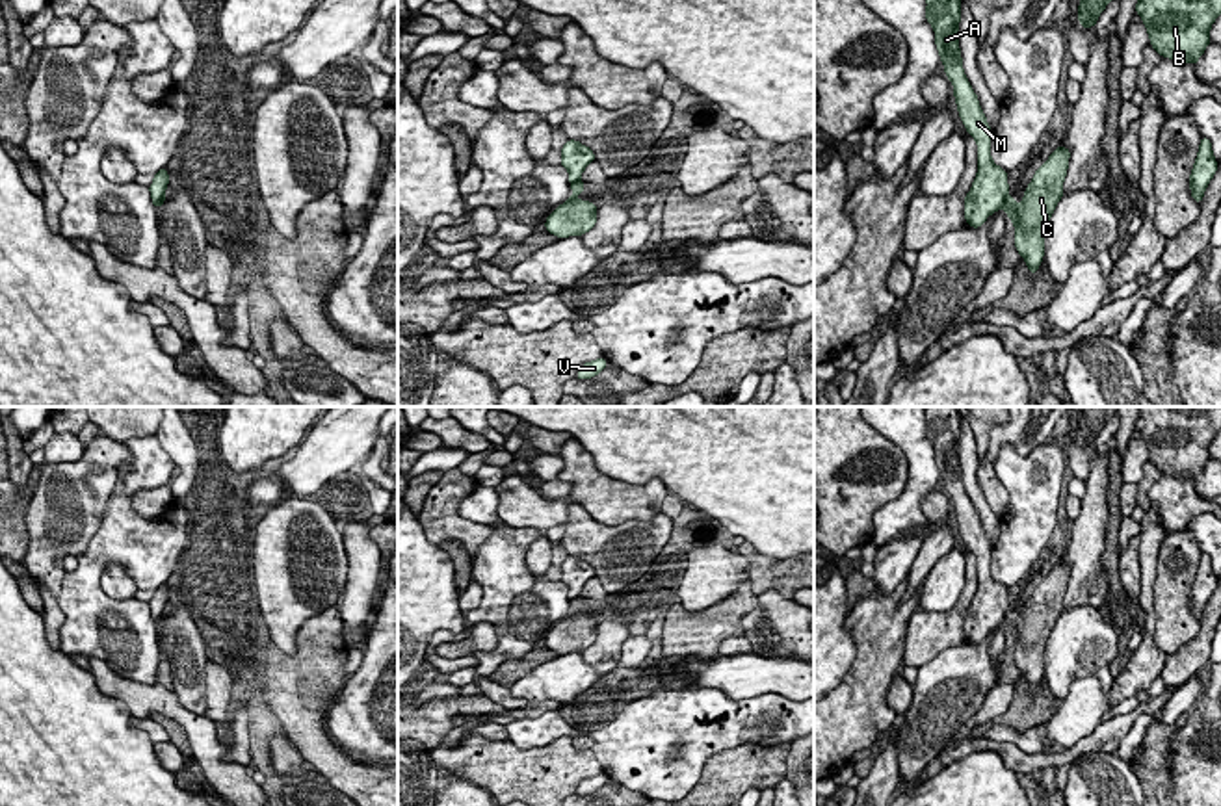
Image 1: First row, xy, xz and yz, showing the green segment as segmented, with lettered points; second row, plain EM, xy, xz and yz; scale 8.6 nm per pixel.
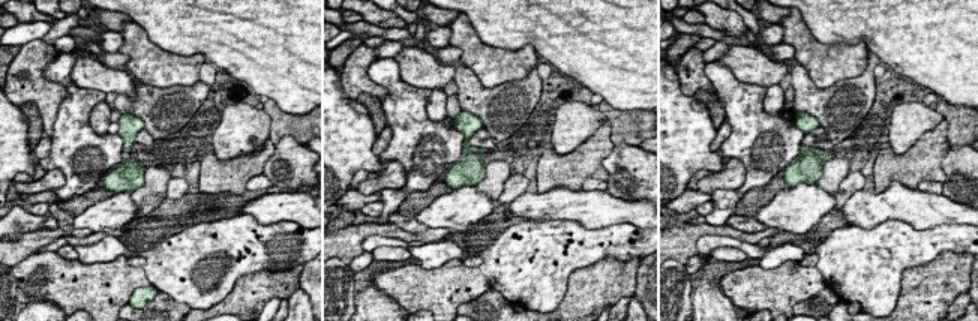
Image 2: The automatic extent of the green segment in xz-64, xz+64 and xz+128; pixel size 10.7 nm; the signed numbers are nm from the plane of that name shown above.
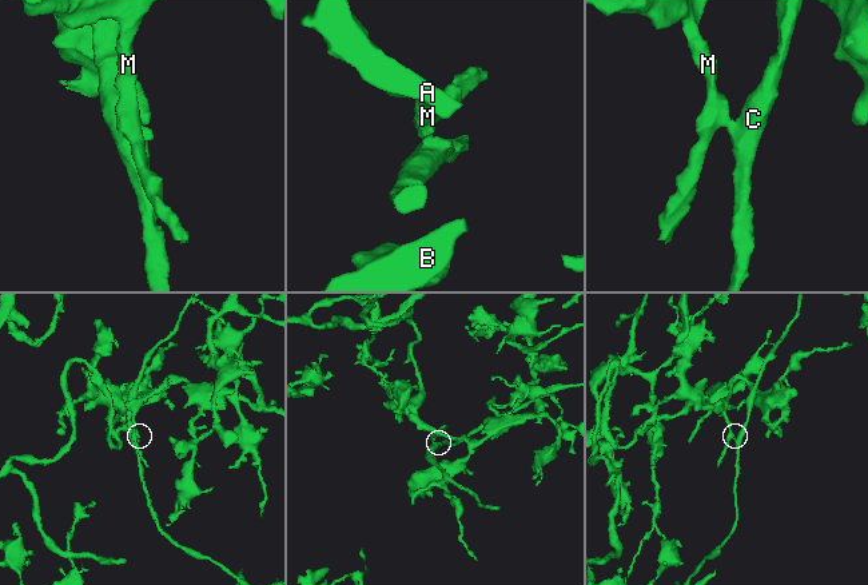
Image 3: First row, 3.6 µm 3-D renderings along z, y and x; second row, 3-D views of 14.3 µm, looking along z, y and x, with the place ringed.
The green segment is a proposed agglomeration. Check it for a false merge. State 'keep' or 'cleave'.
cleave

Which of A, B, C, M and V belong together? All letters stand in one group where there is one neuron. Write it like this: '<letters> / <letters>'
A B M V / C

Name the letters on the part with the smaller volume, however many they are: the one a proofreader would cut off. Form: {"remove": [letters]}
{"remove": ["C"]}

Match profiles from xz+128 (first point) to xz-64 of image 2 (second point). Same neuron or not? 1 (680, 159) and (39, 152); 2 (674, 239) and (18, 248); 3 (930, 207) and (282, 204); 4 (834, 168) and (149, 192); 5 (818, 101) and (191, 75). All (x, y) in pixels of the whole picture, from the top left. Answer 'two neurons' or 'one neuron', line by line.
1: two neurons
2: one neuron
3: one neuron
4: one neuron
5: two neurons

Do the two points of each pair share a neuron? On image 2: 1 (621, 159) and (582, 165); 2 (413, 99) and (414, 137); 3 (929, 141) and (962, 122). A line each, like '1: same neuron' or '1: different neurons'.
1: different neurons
2: same neuron
3: different neurons

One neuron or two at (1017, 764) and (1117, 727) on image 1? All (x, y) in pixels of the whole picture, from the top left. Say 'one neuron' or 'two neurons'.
one neuron

